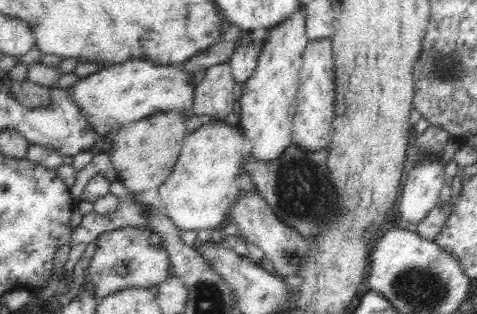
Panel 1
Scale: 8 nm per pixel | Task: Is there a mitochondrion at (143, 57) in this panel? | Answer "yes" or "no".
no

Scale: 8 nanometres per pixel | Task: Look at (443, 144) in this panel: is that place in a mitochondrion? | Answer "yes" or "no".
no

